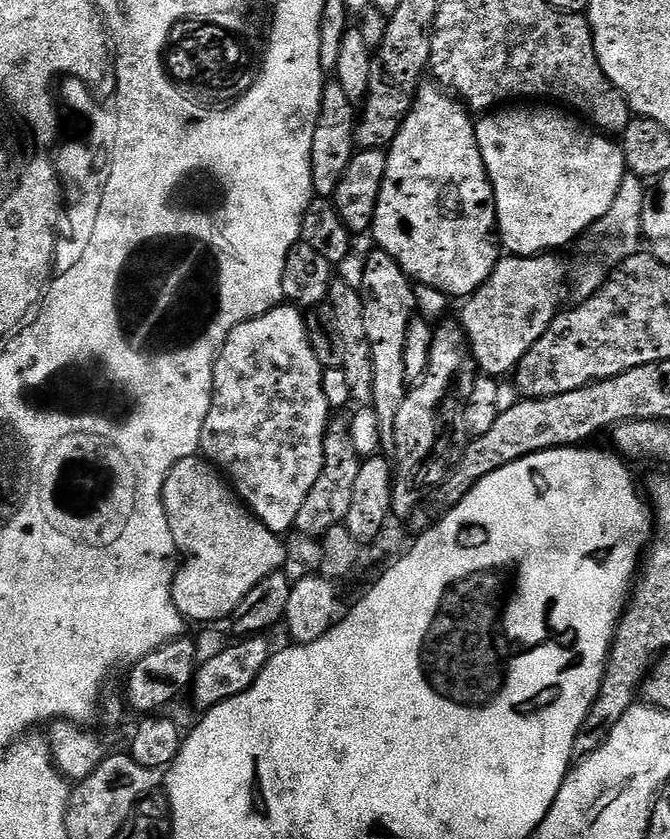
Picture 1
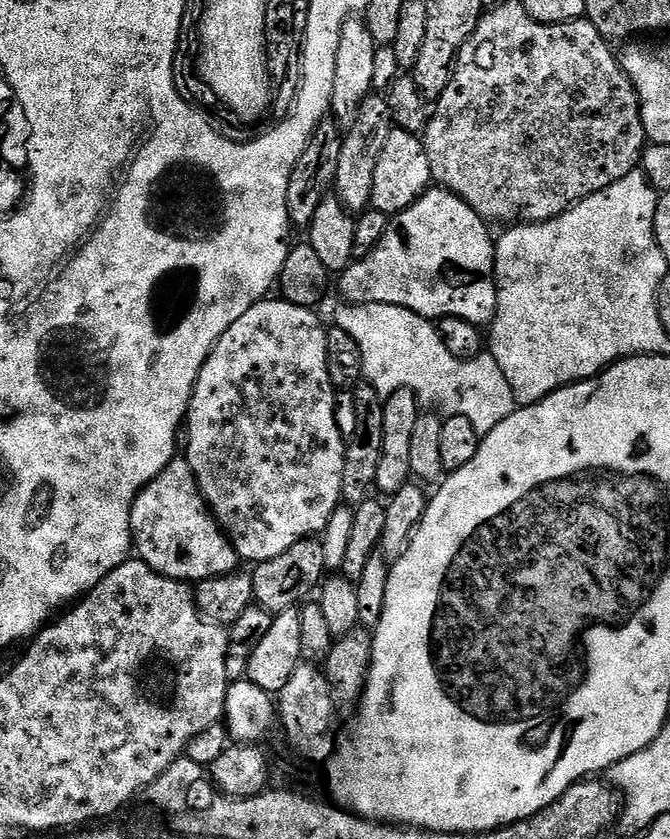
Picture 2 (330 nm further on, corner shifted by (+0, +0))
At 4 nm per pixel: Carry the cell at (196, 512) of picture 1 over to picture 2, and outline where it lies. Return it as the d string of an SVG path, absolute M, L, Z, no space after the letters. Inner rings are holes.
M170 463L152 481L141 487L128 510L130 540L135 555L150 566L159 576L171 580L199 582L212 576L222 576L237 567L238 557L223 535L216 537L203 548L196 544L196 536L216 532L218 525L203 507L196 508L198 492L195 487L180 488L176 492L176 467Z

